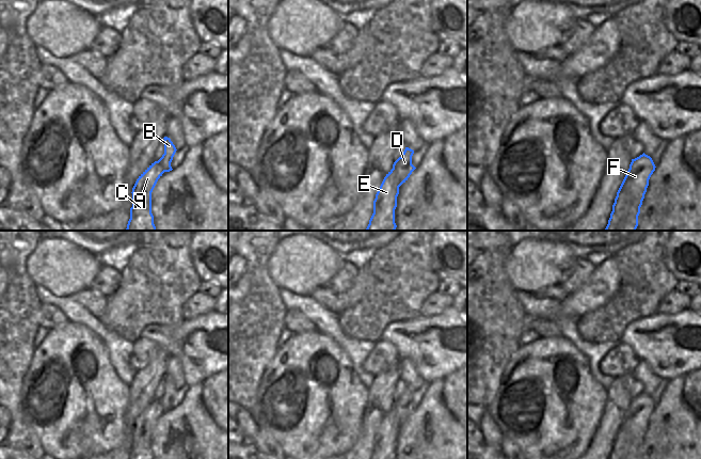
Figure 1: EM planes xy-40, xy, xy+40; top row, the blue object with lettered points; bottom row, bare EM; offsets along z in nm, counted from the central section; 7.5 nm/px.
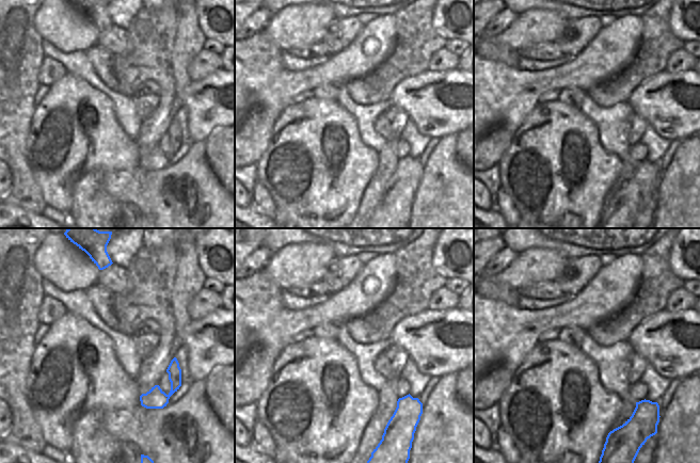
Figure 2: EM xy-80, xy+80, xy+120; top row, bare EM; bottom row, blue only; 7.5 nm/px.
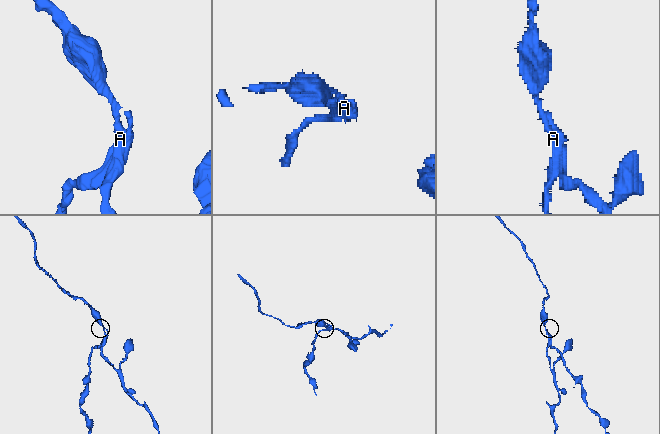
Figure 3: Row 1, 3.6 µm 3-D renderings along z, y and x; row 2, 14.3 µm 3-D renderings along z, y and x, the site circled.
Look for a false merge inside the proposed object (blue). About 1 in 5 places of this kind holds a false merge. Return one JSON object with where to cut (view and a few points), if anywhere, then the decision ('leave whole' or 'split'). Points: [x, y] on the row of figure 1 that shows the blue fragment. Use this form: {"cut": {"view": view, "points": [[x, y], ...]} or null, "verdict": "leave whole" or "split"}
{"cut": {"view": "xy", "points": [[393, 167], [399, 186]]}, "verdict": "split"}

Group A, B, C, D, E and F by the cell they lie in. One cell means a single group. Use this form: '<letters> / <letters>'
A C E / B D F

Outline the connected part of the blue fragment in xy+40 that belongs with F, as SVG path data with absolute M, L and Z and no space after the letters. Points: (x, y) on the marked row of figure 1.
M644 153L632 159L617 192L605 231L636 231L640 207L655 168L652 158Z

